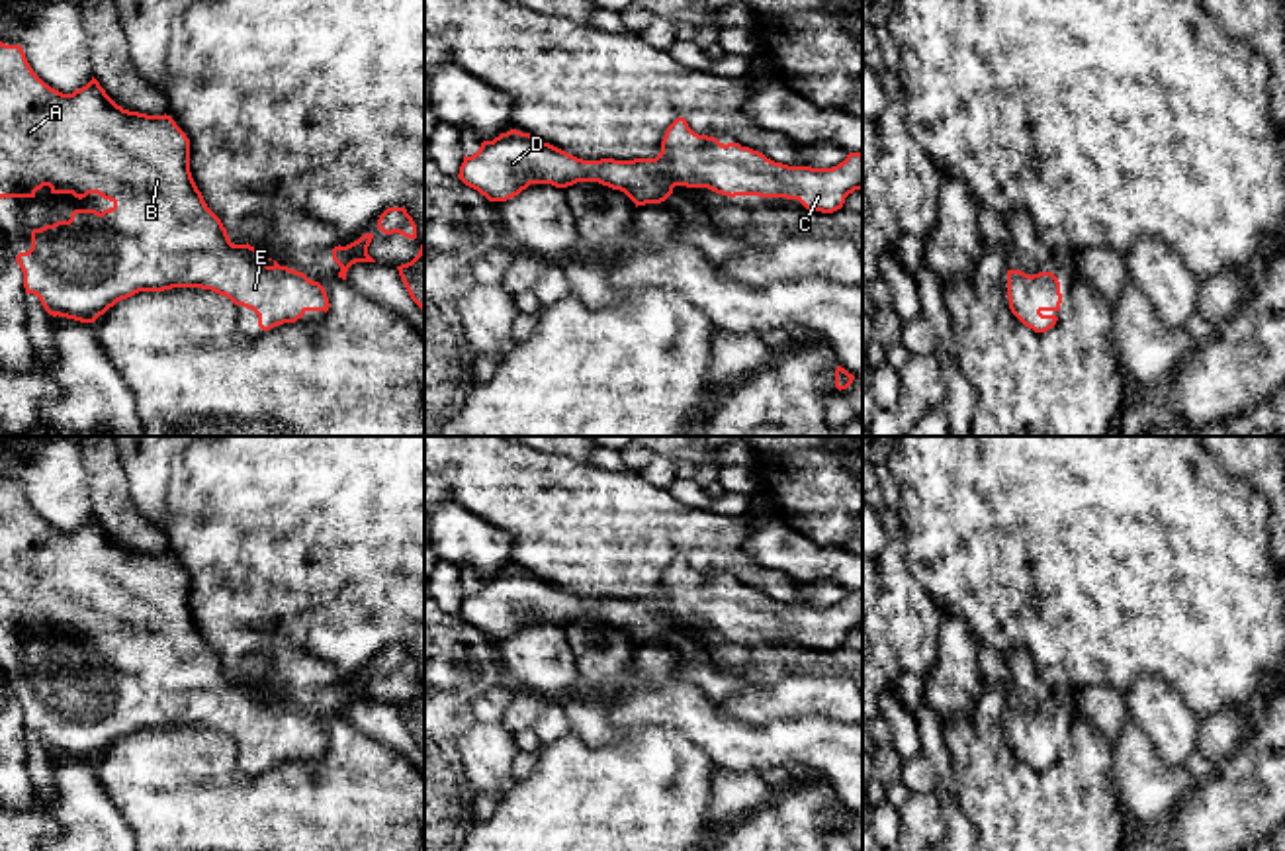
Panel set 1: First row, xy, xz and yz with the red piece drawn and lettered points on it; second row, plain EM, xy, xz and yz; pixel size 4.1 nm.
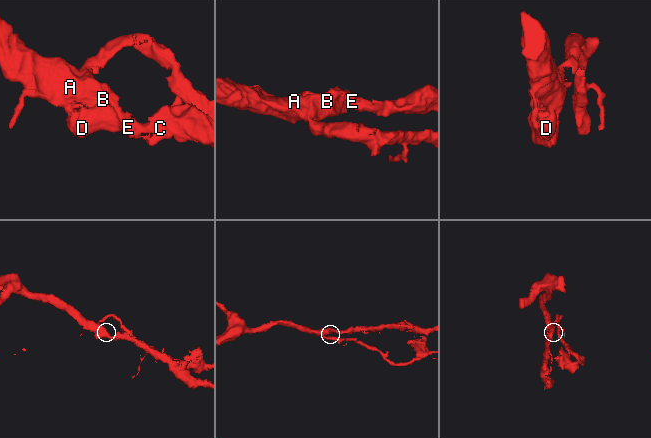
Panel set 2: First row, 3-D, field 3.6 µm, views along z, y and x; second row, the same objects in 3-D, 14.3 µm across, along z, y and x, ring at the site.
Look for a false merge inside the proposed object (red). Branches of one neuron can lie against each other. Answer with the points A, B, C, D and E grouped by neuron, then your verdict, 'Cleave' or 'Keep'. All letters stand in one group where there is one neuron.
Groups: A B C D E. Keep

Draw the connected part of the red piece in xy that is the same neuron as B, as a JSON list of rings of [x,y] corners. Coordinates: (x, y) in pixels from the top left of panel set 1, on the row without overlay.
[[[0,479],[0,638],[35,636],[43,624],[51,632],[72,632],[82,638],[98,632],[113,644],[102,651],[74,648],[68,659],[57,659],[31,669],[31,687],[20,691],[16,700],[23,710],[25,732],[39,736],[53,755],[94,761],[117,739],[139,730],[164,730],[172,726],[201,726],[229,736],[235,743],[252,747],[258,765],[270,769],[295,761],[307,749],[329,749],[325,726],[303,710],[280,704],[246,683],[233,683],[221,657],[207,646],[190,610],[190,577],[170,554],[147,554],[117,544],[100,520],[92,518],[63,532],[45,522],[29,505],[22,483]]]

